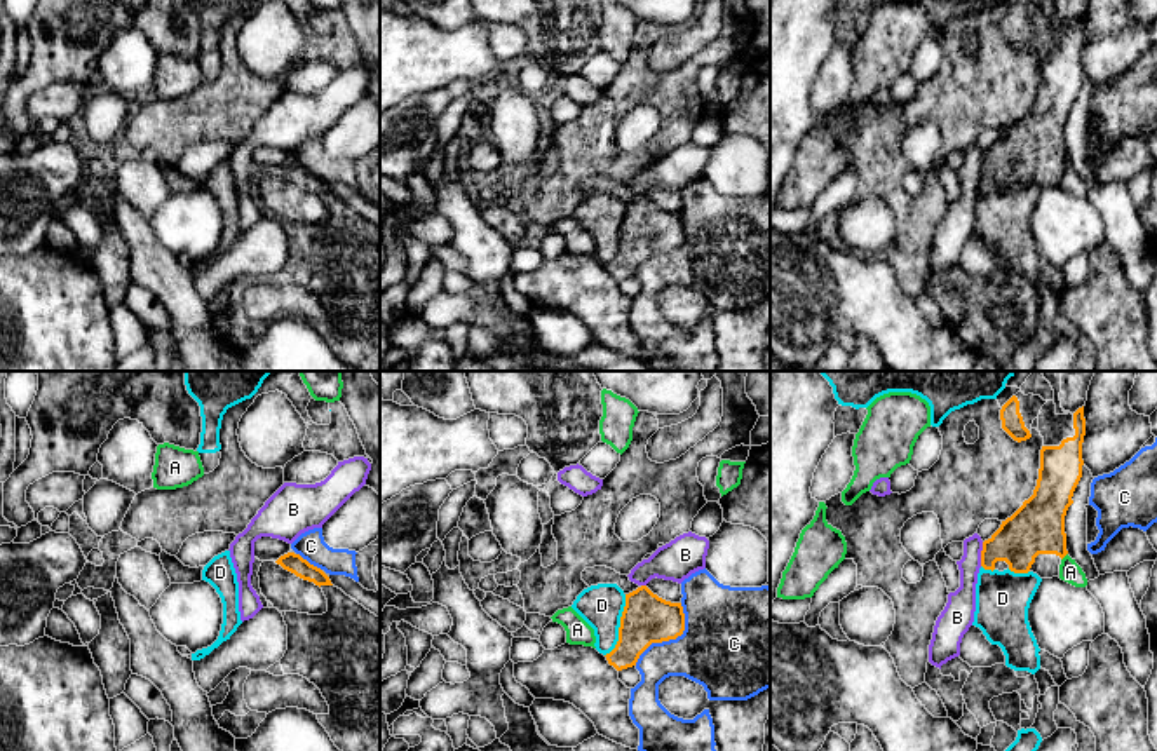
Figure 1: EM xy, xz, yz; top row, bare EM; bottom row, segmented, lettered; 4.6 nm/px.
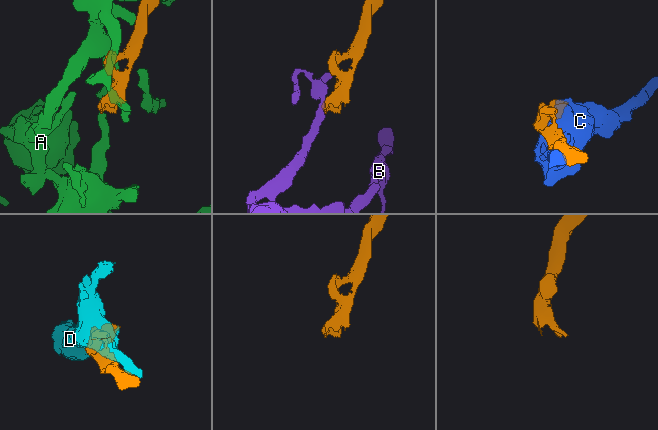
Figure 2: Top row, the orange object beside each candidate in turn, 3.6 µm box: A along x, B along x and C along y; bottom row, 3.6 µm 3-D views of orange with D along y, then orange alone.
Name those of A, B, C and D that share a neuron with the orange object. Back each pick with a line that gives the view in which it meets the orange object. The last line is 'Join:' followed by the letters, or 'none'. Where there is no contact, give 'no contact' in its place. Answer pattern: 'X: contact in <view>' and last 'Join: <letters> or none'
Join: none

